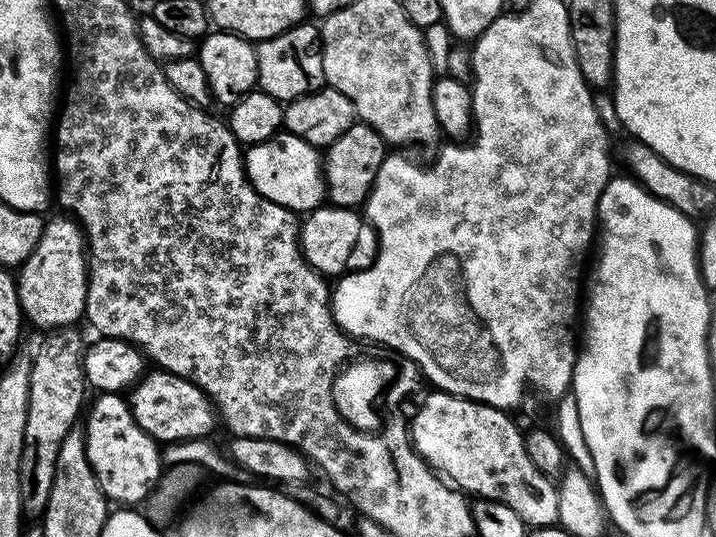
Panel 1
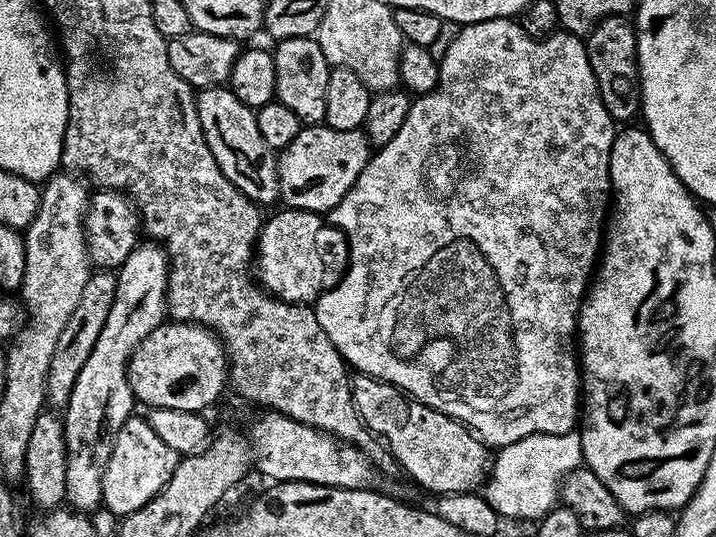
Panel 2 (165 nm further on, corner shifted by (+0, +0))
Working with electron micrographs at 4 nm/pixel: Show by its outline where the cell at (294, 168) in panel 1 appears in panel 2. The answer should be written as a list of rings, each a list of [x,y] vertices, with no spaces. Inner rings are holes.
[[[325,123],[301,127],[298,138],[294,138],[294,142],[290,142],[290,146],[286,146],[278,156],[279,199],[285,200],[283,203],[287,207],[298,208],[301,212],[331,213],[332,208],[338,206],[338,202],[342,202],[344,195],[352,189],[369,159],[370,145],[361,129],[334,130]]]

